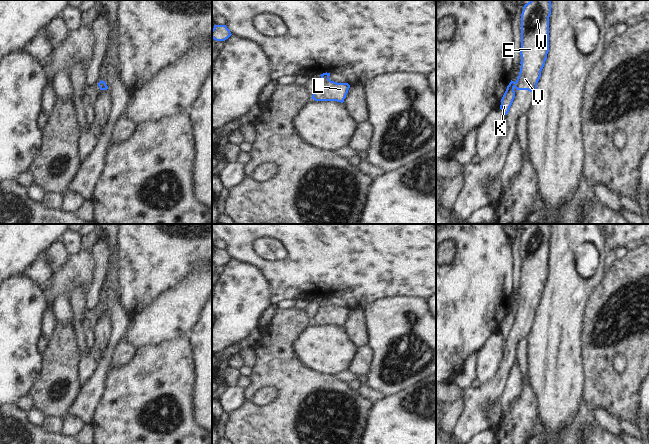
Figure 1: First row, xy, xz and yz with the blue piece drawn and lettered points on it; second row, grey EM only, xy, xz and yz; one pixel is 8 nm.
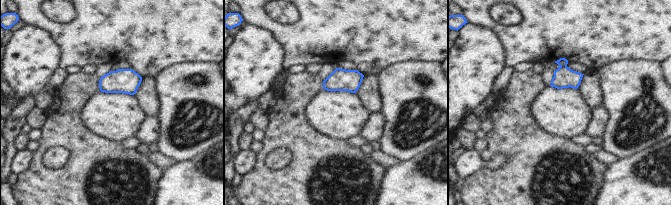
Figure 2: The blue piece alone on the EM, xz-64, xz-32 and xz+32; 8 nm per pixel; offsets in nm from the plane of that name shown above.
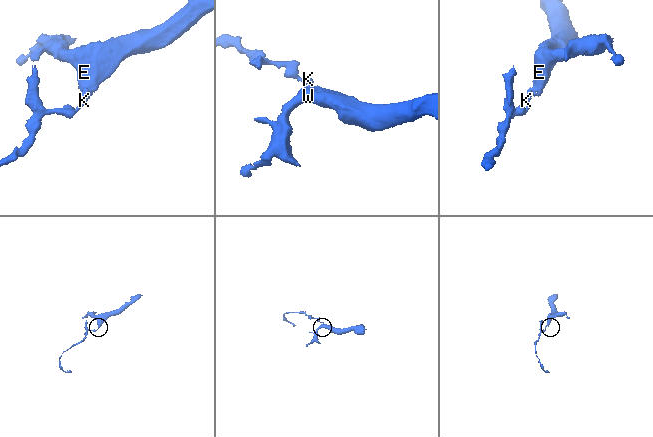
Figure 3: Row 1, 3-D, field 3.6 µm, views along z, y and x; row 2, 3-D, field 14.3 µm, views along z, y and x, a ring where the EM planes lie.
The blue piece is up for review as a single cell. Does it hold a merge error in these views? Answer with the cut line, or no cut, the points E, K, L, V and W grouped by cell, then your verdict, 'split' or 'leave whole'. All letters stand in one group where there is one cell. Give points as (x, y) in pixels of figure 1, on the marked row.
cut in yz along (514, 82), (515, 86); E L V W / K; split

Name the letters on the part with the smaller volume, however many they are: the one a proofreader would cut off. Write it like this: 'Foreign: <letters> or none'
Foreign: K.

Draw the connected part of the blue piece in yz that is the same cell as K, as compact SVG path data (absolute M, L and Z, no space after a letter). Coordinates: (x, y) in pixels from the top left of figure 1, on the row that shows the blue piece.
M511 80L511 82L507 86L507 89L501 99L500 109L502 110L503 114L505 114L505 115L508 114L509 109L515 98L514 87L515 87L515 82Z

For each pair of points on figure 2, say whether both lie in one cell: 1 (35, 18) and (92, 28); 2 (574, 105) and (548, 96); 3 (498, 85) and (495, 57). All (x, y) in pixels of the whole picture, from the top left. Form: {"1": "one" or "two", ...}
{"1": "one", "2": "one", "3": "two"}

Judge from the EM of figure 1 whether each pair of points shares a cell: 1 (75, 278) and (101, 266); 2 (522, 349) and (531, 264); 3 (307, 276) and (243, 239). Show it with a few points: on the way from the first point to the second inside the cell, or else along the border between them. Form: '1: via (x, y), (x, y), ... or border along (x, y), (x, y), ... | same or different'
1: border along (91, 253), (94, 259), (94, 273), (86, 291) | different
2: border along (525, 337), (517, 345), (516, 359) | different
3: via (289, 276), (282, 276), (272, 271), (252, 257) | same

